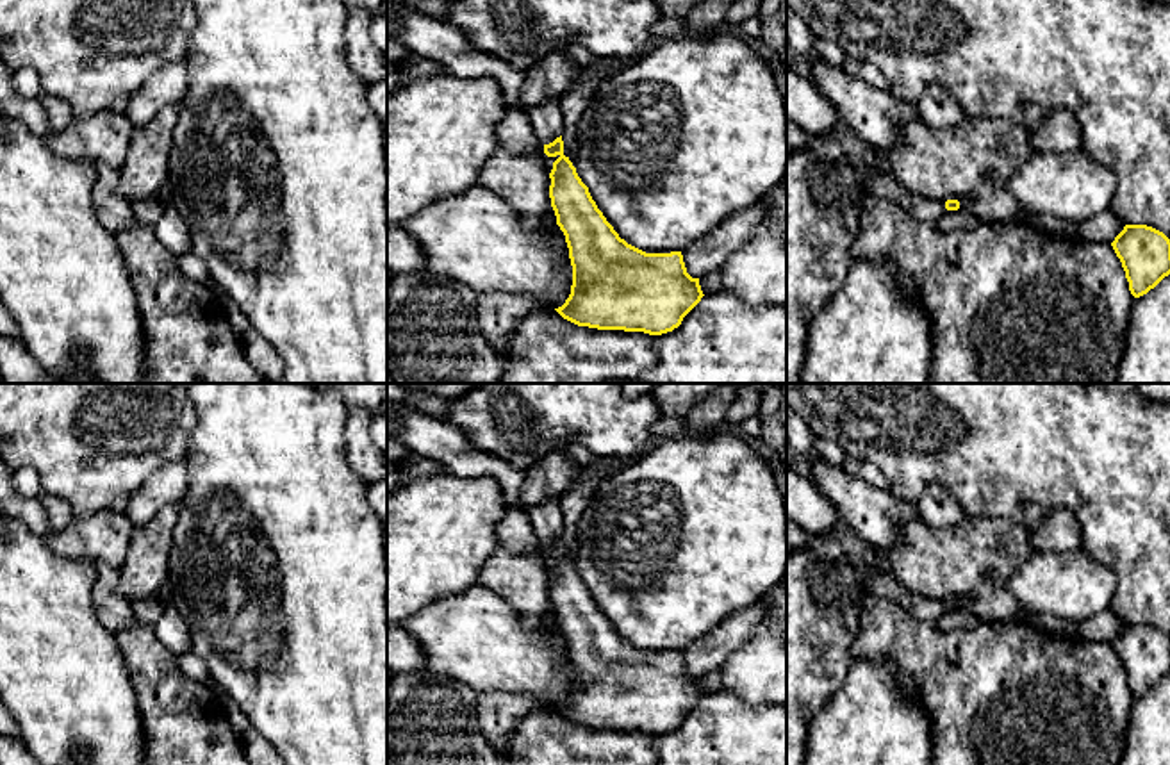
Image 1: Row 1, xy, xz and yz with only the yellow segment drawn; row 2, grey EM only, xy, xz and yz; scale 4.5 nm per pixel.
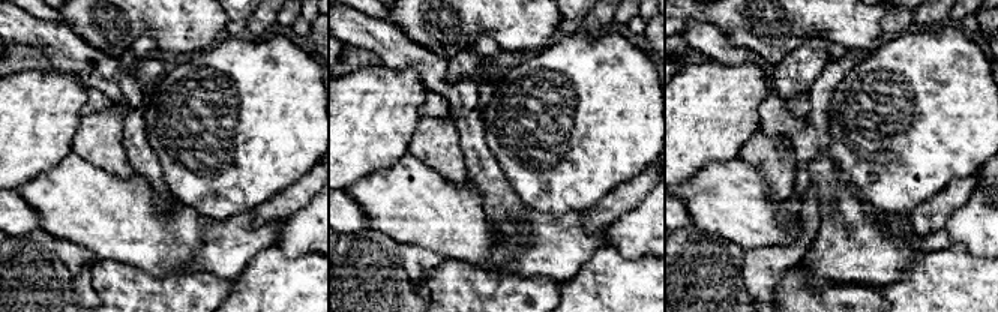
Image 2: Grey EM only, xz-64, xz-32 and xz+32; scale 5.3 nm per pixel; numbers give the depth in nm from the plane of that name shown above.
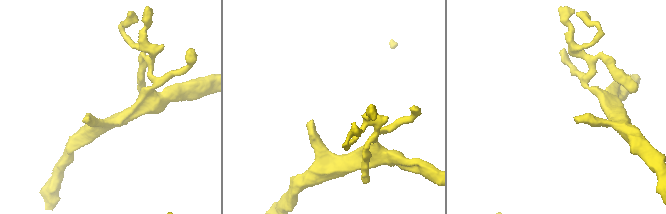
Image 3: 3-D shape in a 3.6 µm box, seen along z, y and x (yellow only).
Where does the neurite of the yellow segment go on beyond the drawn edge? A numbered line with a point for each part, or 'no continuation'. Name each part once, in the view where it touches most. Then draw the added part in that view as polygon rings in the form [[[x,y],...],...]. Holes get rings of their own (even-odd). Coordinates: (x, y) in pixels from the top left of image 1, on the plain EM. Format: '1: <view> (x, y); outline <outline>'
1: xz (427, 435); outline [[[412,410],[398,417],[394,439],[412,453],[442,464],[453,476],[467,480],[494,478],[507,505],[523,508],[530,515],[533,531],[542,544],[549,544],[562,535],[564,515],[560,501],[549,499],[526,506],[521,496],[524,471],[474,446],[458,426],[421,410]]]

